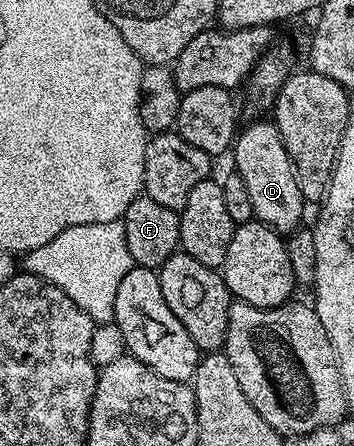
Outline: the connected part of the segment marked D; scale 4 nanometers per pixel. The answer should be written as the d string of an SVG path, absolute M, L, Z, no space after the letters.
M271 120L256 121L239 130L234 142L236 153L235 172L240 174L242 183L246 183L246 192L250 195L250 203L254 206L253 218L269 225L281 235L291 235L301 228L306 202L298 187L296 169L292 165L290 155L286 155L286 147L282 143L282 135Z

